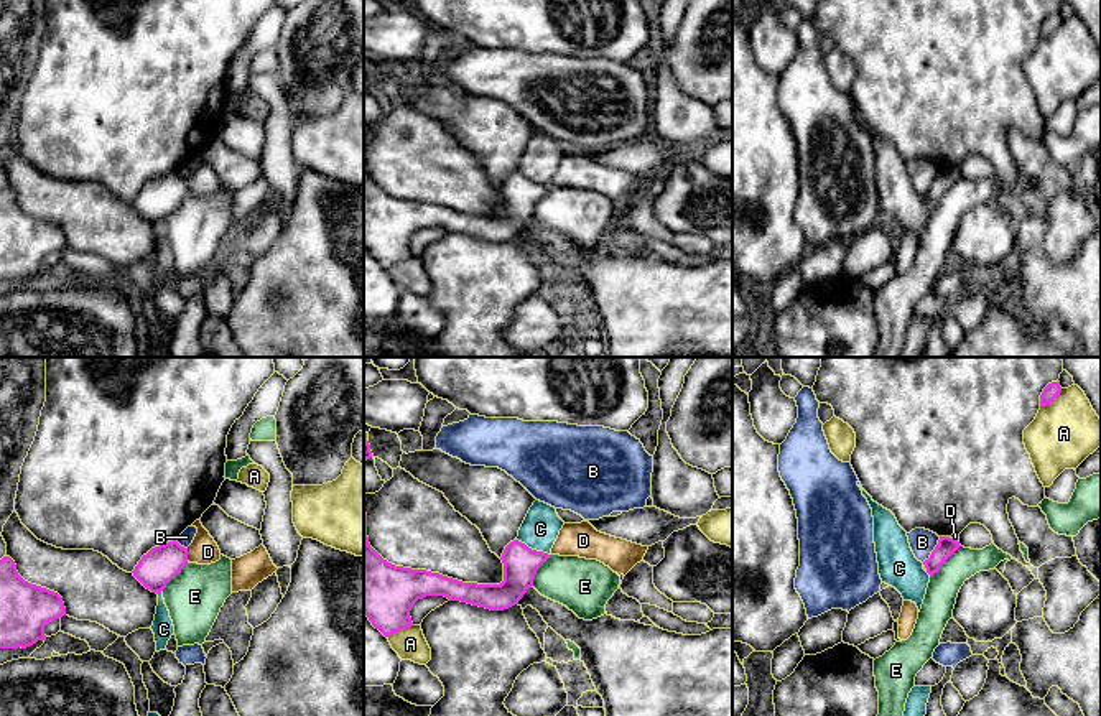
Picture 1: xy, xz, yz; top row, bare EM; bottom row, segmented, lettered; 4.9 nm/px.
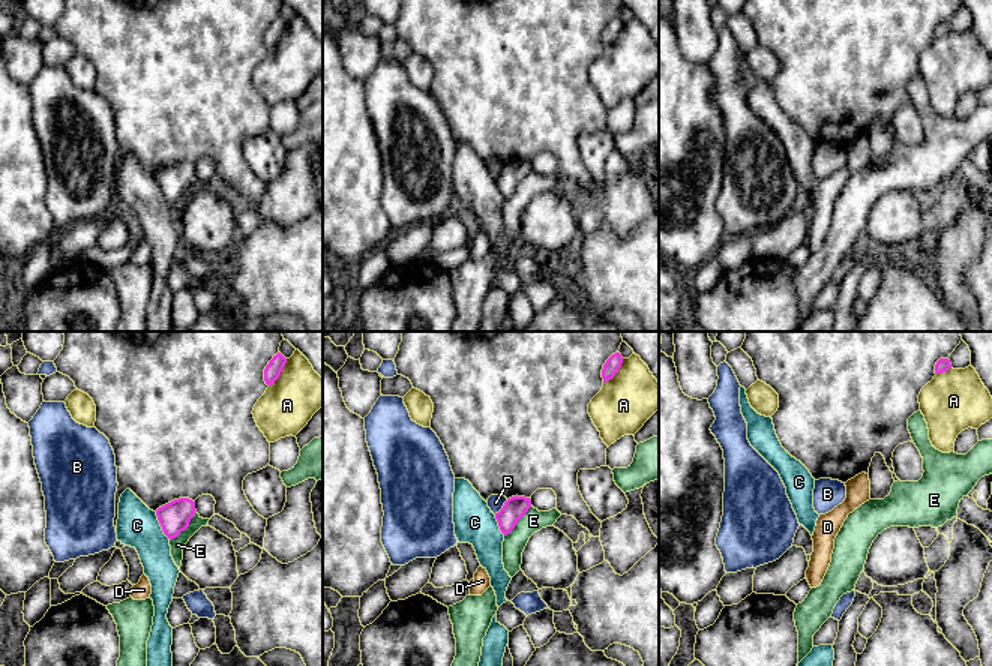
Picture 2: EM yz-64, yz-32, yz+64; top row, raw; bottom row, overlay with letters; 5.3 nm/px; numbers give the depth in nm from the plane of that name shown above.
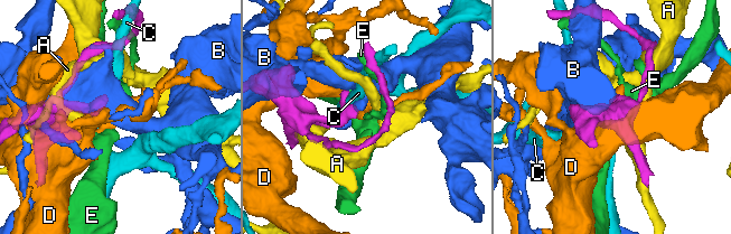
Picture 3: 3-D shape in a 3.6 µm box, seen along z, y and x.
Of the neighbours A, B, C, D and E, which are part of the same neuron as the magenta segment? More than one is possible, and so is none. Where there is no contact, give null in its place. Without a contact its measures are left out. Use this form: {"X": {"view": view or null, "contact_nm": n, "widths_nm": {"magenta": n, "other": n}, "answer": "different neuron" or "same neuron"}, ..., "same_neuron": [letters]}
{"A": {"view": "yz", "contact_nm": 140, "widths_nm": {"magenta": 80, "other": 320}, "answer": "different neuron"}, "B": {"view": "yz", "contact_nm": 160, "widths_nm": {"magenta": 90, "other": 130}, "answer": "different neuron"}, "C": {"view": "xz", "contact_nm": 180, "widths_nm": {"magenta": 170, "other": 190}, "answer": "different neuron"}, "D": {"view": "xy", "contact_nm": 60, "widths_nm": {"magenta": 180, "other": 140}, "answer": "different neuron"}, "E": {"view": "yz", "contact_nm": 220, "widths_nm": {"magenta": 90, "other": 160}, "answer": "different neuron"}, "same_neuron": []}

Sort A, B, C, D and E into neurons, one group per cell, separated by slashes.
A / B / C / D / E

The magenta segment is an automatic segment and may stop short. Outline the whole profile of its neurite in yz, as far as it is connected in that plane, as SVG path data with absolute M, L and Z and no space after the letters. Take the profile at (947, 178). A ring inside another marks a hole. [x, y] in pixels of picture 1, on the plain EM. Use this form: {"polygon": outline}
{"polygon": "M940 168L938 176L930 189L923 193L927 204L933 207L940 202L941 196L959 179L959 173L950 168Z"}

